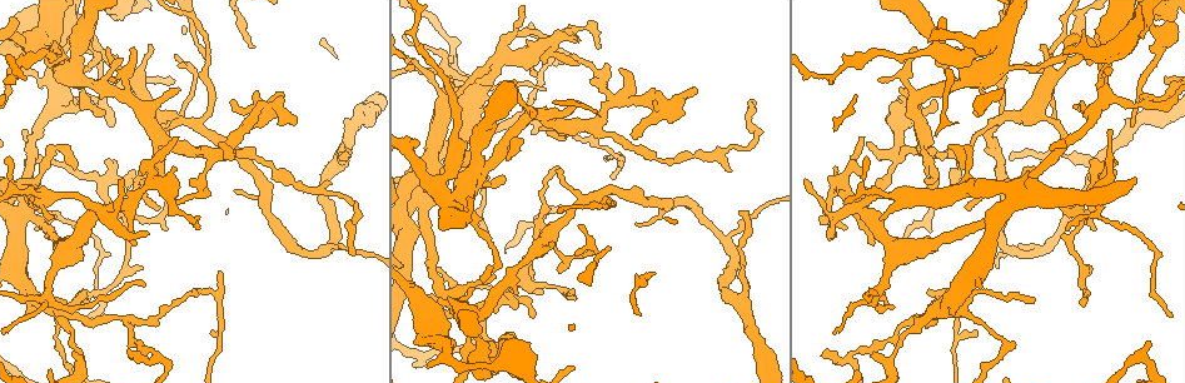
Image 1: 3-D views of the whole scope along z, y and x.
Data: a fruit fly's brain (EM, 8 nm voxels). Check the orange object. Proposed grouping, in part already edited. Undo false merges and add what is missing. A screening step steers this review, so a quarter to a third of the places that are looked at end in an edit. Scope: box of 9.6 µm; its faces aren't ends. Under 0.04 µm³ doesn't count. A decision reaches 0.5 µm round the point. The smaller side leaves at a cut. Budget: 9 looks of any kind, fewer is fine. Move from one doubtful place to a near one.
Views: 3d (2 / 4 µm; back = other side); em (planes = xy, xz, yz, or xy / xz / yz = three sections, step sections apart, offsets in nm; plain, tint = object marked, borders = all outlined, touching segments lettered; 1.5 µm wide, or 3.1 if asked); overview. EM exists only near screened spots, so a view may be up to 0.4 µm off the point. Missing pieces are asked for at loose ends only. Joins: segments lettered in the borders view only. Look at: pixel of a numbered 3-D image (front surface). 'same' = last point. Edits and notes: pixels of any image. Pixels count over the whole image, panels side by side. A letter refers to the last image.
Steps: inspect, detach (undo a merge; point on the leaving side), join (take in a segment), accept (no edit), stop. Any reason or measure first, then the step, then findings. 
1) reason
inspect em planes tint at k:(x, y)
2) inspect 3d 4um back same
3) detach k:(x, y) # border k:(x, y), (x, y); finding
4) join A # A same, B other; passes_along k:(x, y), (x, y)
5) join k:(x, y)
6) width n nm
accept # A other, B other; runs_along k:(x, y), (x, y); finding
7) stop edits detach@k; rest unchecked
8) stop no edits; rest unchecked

tapers out
inspect em planes borders at 1:(1132, 125)

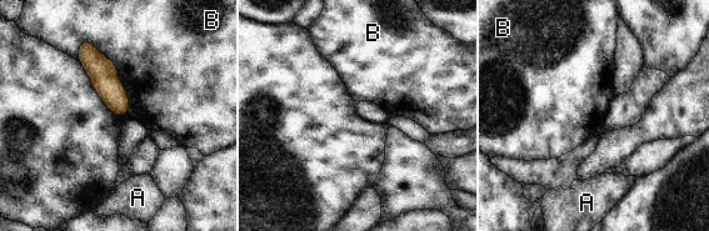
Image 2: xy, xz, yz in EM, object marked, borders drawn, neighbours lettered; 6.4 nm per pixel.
width 160 nm
accept # A other, B other; border 2:(83, 40), (115, 65), (129, 106); none of them fits

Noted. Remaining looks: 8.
an open end
inspect 3d 4um at 1:(560, 171)

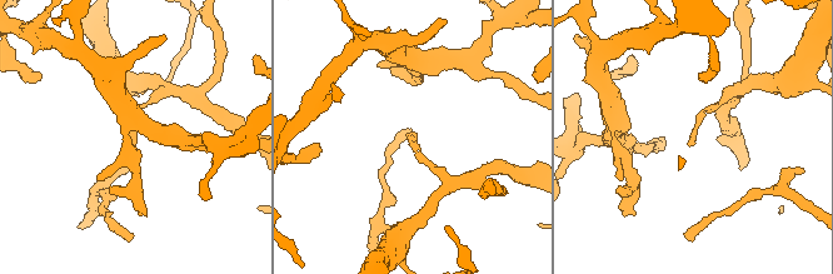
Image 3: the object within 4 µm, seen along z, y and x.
need the tissue
inspect em xy step 8 borders at 3:(417, 134)

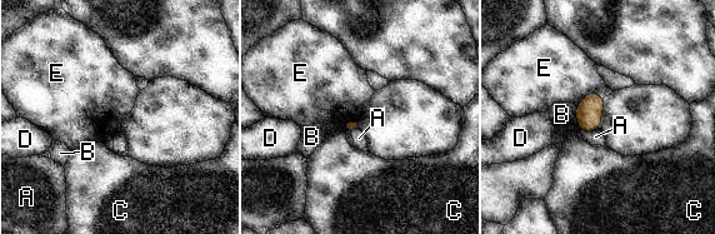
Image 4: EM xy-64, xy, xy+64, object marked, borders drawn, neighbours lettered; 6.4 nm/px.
inspect em planes borders same

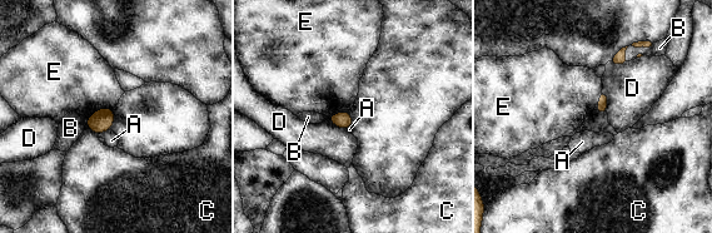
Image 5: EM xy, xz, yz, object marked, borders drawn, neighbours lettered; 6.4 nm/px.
accept # A other, B other, C other, D other, E other; none of them fits

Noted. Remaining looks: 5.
tapers out
inspect 3d 2um at 1:(1033, 300)

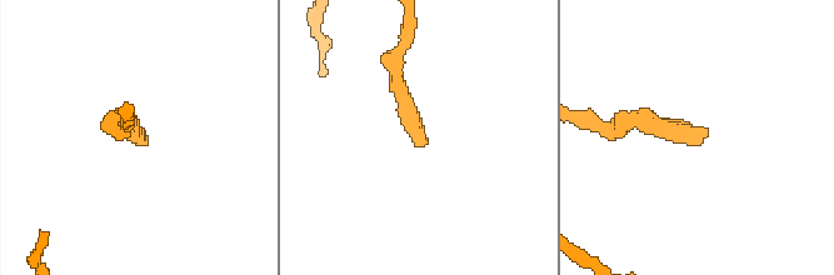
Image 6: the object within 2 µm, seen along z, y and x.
now the EM
inspect em yz step 4 borders at 6:(138, 126)

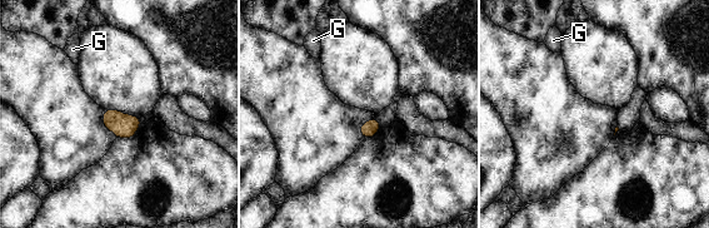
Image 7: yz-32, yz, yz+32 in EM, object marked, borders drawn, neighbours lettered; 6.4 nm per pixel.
cut it another way
inspect em planes borders same

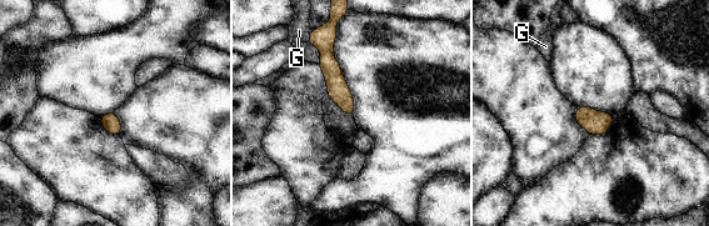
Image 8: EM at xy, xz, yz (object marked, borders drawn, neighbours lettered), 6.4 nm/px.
longest_contact G 30 nm
accept # G other; runs_along 8:(325, 43), (328, 64), (350, 111); no lettered segment goes on from it

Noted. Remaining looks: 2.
three arms meet
inspect em xz step 8 borders at 1:(127, 318)

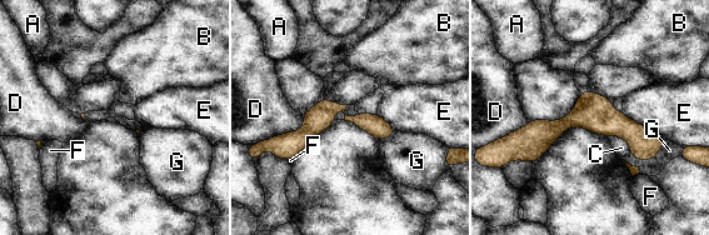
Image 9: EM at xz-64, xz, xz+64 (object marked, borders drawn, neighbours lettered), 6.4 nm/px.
accept # A other, B other, C other, D other, E other, F other, G other; border 9:(638, 173), (633, 176); one neuron here

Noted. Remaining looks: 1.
stop no edits; rest unchecked

